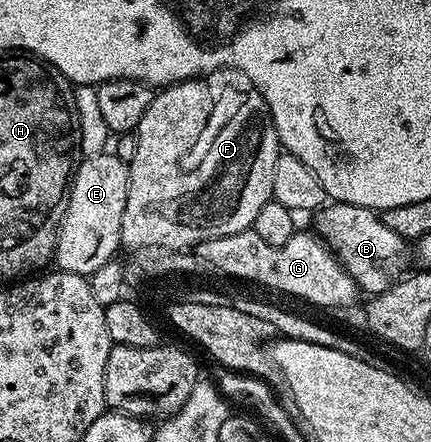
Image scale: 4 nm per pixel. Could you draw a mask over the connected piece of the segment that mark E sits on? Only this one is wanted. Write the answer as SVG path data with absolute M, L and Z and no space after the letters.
M104 151L95 157L84 156L74 170L69 192L65 197L65 206L62 210L63 222L59 224L59 238L55 244L54 264L64 273L76 273L82 277L96 273L105 262L116 256L115 252L121 249L121 219L125 215L125 199L129 179L127 178L128 162L116 157L114 152Z

